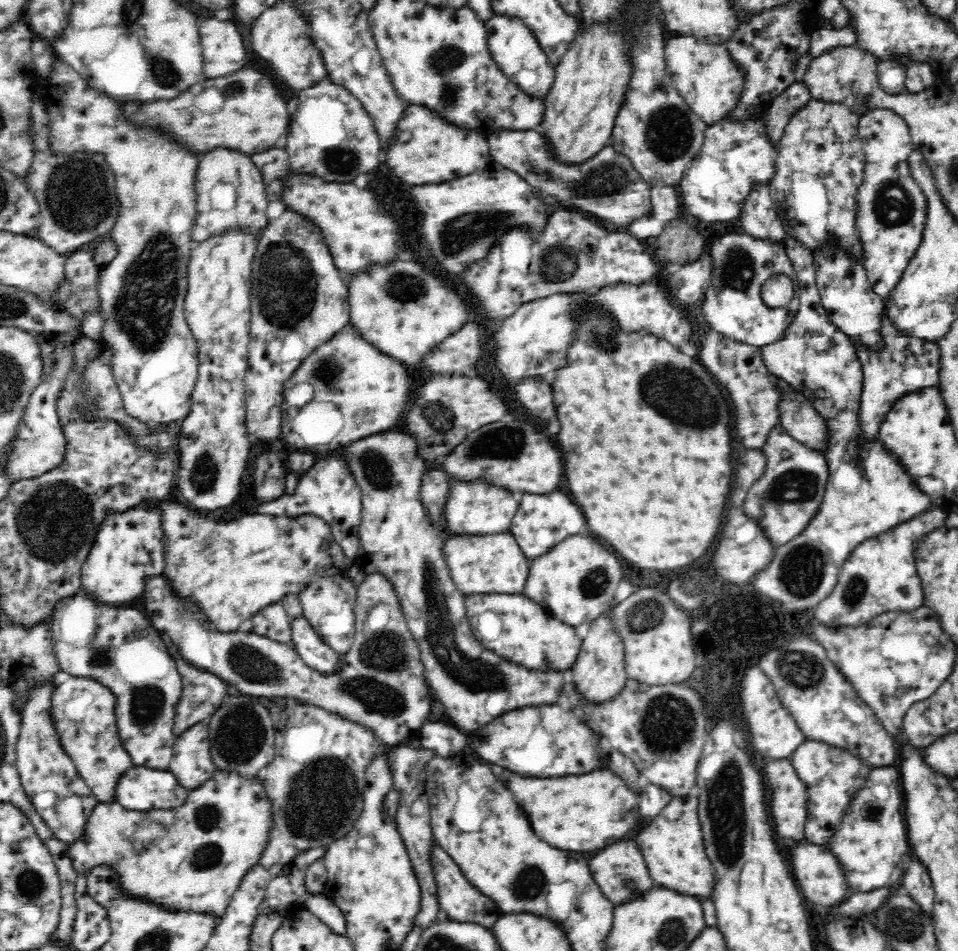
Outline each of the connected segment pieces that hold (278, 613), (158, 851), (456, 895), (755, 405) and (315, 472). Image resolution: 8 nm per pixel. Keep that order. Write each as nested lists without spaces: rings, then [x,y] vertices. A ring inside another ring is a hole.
[[[281,602],[270,604],[270,607],[250,618],[252,632],[268,636],[271,640],[292,645],[293,618],[284,610]]]
[[[220,769],[206,781],[202,786],[189,791],[188,800],[174,810],[161,811],[135,811],[126,810],[117,800],[113,803],[96,803],[91,813],[87,816],[84,831],[78,840],[74,840],[68,844],[69,855],[78,874],[90,874],[90,870],[100,864],[112,865],[114,869],[122,876],[122,888],[125,892],[130,893],[130,896],[148,897],[150,900],[157,901],[159,904],[164,904],[167,908],[173,909],[193,909],[194,911],[212,911],[217,918],[225,913],[232,894],[238,888],[238,885],[249,875],[250,870],[256,867],[256,864],[262,859],[262,855],[268,847],[272,827],[274,826],[273,804],[270,799],[269,792],[266,791],[265,780],[261,775],[242,775],[241,772],[234,769]]]
[[[437,845],[433,846],[433,866],[440,888],[440,906],[448,912],[450,920],[458,920],[459,923],[470,921],[491,929],[496,920],[502,918],[502,914],[476,914],[478,906],[482,908],[492,904],[490,898],[480,894],[478,888],[466,880],[452,857]]]
[[[713,330],[702,336],[697,359],[730,394],[736,413],[734,430],[738,440],[744,440],[744,444],[750,448],[762,449],[769,439],[770,430],[781,427],[781,402],[785,400],[785,390],[765,364],[761,347]]]
[[[337,453],[319,456],[318,460],[297,480],[294,494],[284,493],[276,500],[264,501],[257,512],[272,515],[296,515],[310,513],[322,517],[330,526],[334,540],[343,548],[351,564],[360,556],[360,524],[362,524],[361,491],[350,471]]]

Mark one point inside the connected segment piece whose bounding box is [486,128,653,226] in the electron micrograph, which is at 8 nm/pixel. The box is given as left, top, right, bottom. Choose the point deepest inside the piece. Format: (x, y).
(607, 185)

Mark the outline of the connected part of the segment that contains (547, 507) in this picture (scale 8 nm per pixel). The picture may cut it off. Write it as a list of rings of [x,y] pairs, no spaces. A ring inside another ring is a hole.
[[[552,492],[546,496],[534,496],[528,494],[518,510],[518,516],[514,518],[514,524],[510,528],[510,532],[516,536],[520,548],[524,550],[524,554],[528,558],[534,556],[542,556],[546,552],[552,550],[552,544],[556,546],[558,542],[562,542],[566,536],[574,536],[574,534],[584,534],[590,536],[592,532],[588,532],[588,524],[586,518],[580,510],[578,504],[574,504],[566,494],[562,492]]]

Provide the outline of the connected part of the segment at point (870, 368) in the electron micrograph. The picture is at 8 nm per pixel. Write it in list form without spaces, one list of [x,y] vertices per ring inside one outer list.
[[[886,306],[879,312],[879,342],[876,348],[858,341],[857,354],[863,367],[864,383],[861,396],[862,435],[876,436],[882,422],[897,400],[918,394],[922,388],[937,387],[941,372],[941,348],[937,341],[912,336],[899,329]]]

